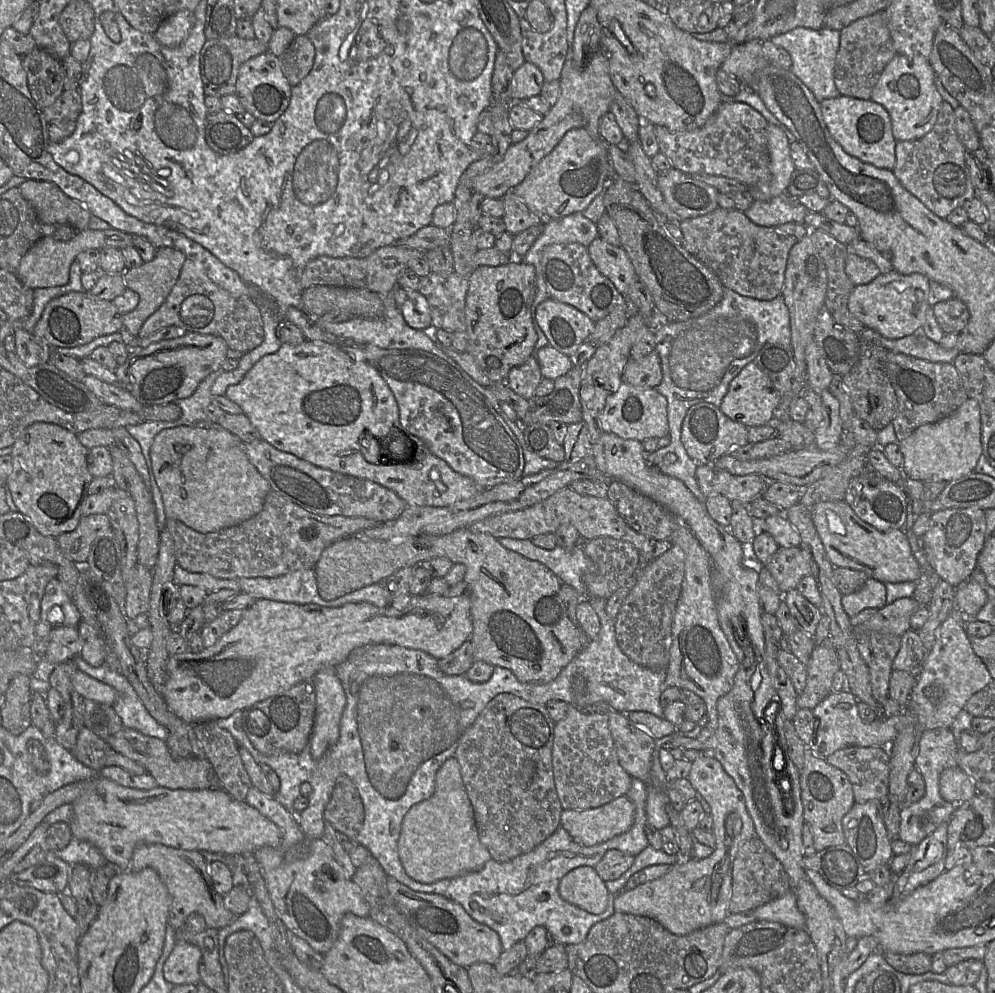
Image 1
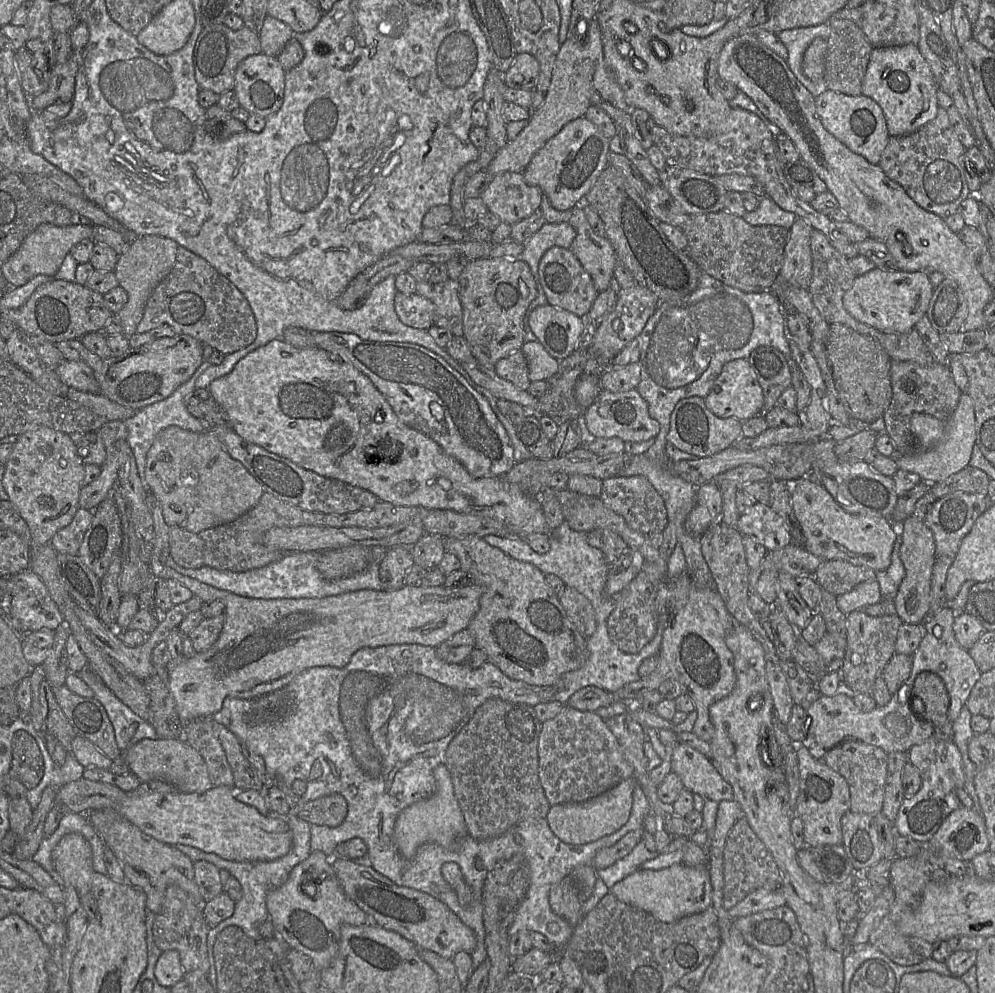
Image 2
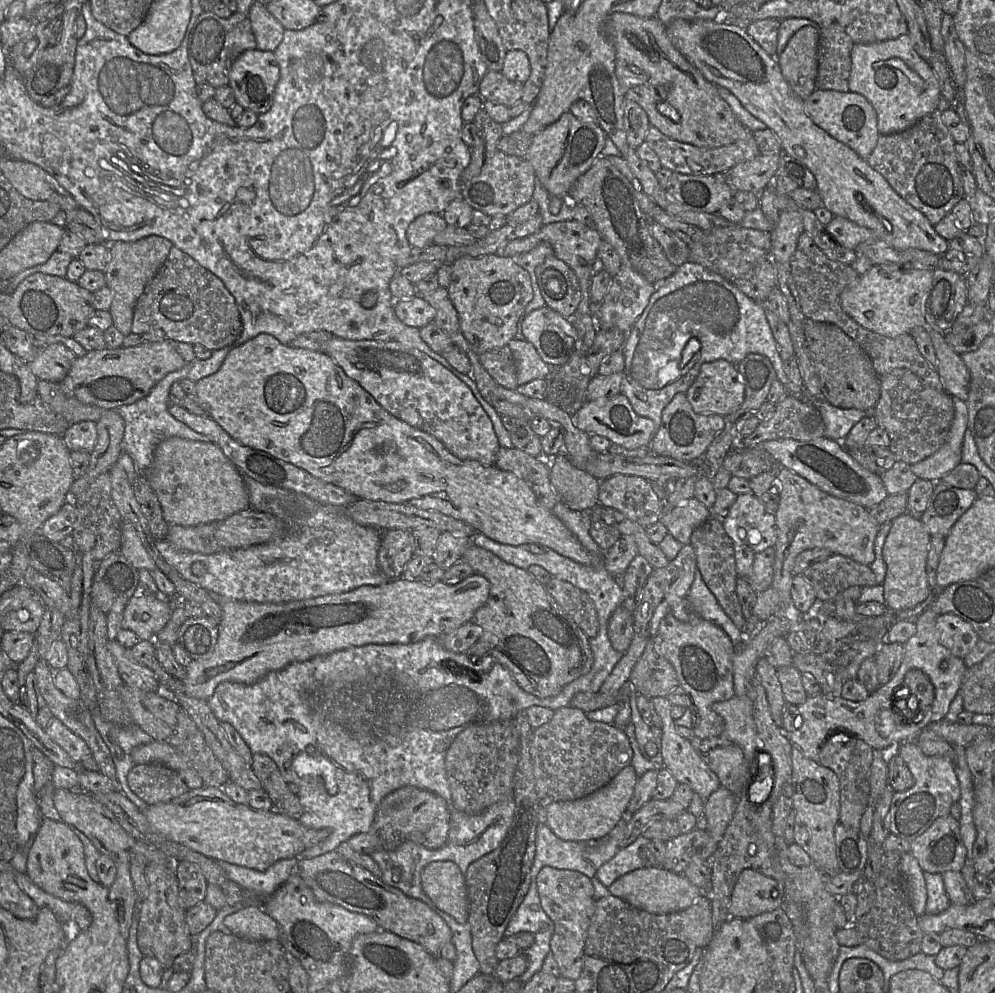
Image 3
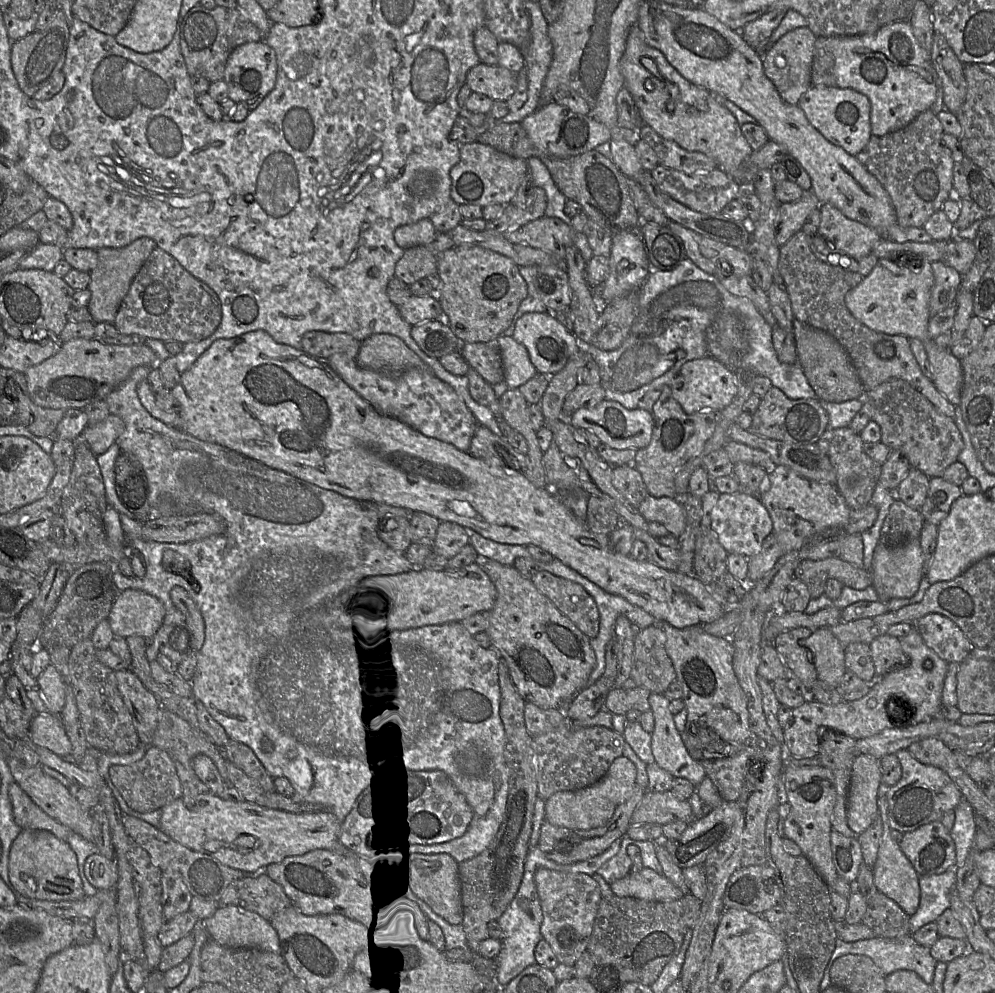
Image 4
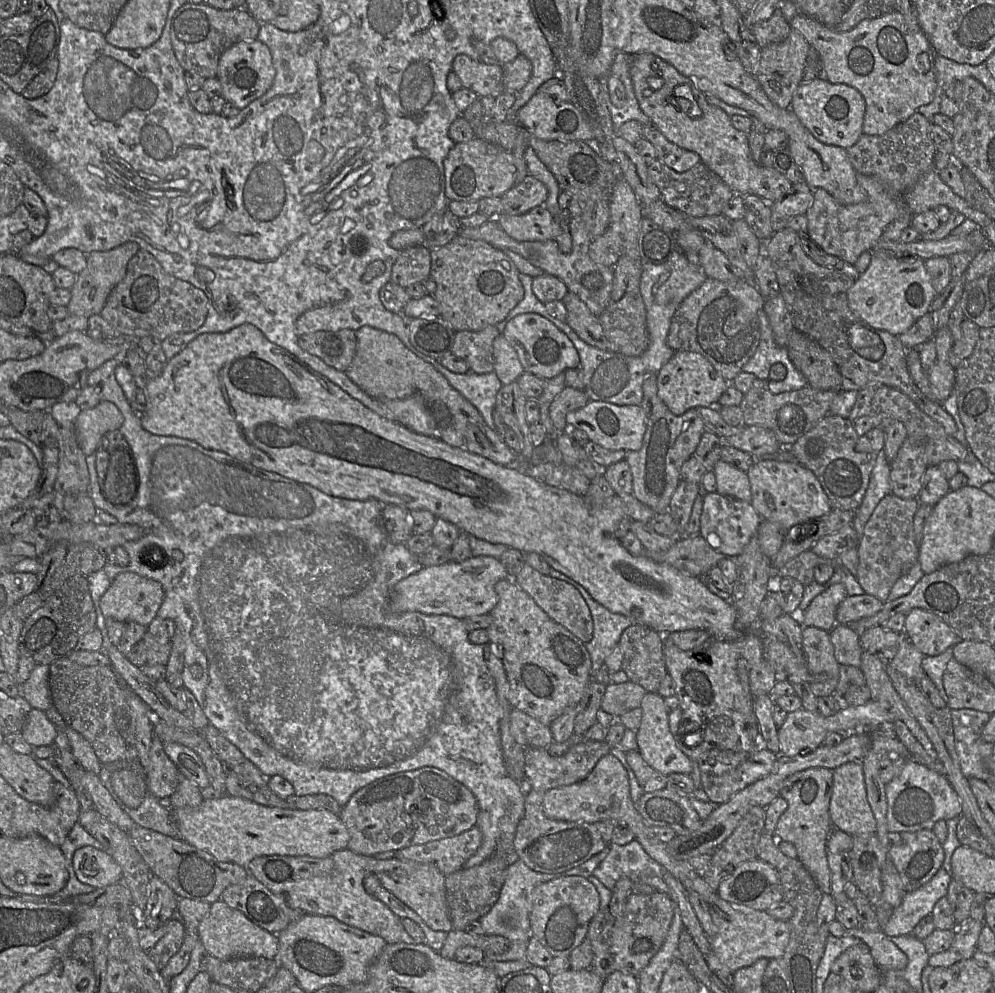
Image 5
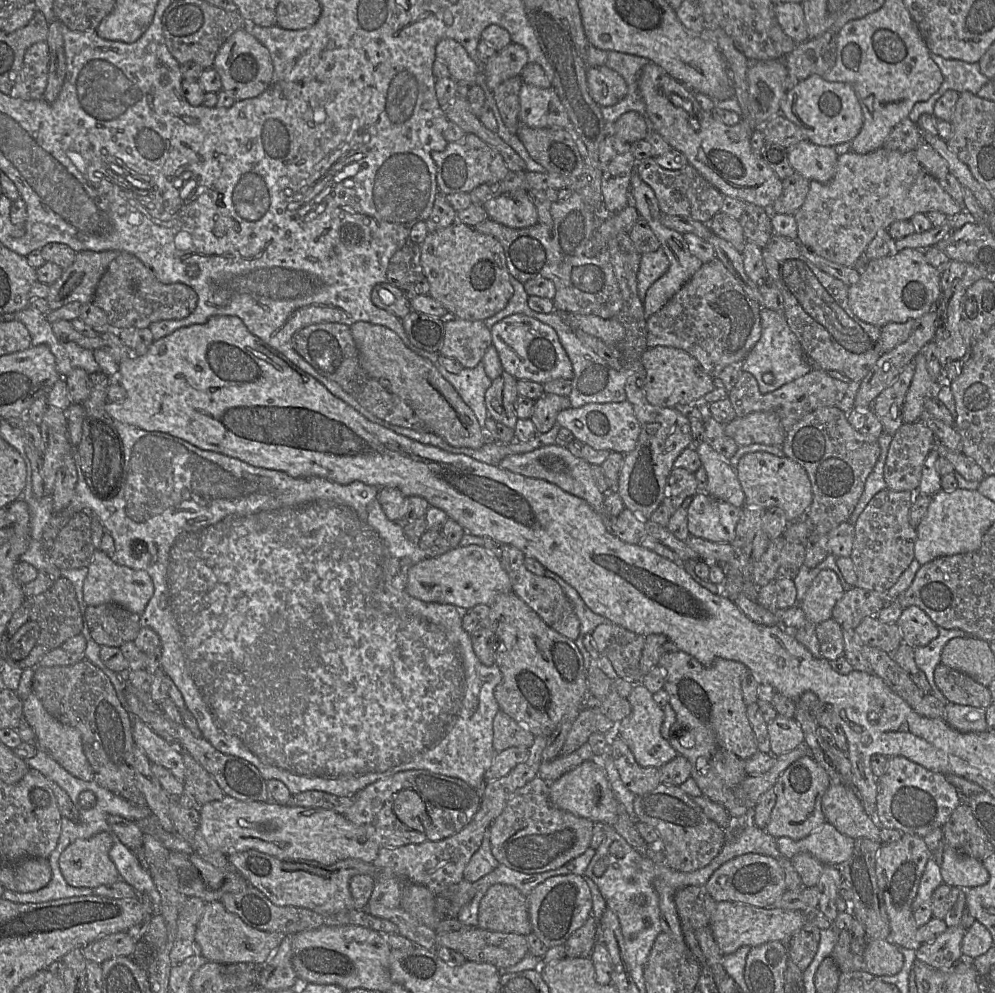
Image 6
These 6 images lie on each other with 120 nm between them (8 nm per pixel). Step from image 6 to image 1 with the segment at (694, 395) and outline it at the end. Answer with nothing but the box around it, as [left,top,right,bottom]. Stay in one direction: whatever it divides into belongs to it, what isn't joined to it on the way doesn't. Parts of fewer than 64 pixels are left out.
[719,362,780,427]

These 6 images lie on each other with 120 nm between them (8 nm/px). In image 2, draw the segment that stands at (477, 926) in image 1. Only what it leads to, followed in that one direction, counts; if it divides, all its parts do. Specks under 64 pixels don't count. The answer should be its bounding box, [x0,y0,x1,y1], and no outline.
[331,854,477,959]

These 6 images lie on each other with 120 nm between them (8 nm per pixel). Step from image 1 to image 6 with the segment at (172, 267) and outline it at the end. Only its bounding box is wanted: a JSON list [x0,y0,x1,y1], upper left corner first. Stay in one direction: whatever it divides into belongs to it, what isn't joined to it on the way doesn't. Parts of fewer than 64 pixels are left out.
[46,250,119,311]

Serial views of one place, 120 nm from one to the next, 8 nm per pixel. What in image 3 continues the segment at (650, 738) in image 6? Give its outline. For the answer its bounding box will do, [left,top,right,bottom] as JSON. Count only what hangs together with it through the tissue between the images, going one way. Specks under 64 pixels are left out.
[651,697,721,802]

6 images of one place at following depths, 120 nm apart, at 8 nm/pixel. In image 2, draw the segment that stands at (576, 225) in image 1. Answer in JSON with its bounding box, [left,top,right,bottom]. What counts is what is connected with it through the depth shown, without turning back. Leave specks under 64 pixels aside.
[518,222,576,316]

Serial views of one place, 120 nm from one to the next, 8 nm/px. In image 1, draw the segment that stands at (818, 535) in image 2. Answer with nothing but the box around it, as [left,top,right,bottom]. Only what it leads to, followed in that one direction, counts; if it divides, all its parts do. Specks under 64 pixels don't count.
[811,501,922,583]

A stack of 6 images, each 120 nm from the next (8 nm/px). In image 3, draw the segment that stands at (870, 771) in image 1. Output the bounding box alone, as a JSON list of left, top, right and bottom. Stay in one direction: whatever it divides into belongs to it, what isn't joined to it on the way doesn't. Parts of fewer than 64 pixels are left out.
[817,732,875,832]

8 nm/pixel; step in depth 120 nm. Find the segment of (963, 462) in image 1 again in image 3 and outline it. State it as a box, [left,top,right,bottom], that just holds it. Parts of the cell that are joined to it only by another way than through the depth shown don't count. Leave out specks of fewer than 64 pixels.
[909,398,968,481]

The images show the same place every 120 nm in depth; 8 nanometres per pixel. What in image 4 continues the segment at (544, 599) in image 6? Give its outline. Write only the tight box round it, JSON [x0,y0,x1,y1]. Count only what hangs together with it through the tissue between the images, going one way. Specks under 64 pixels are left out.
[530,570,598,639]

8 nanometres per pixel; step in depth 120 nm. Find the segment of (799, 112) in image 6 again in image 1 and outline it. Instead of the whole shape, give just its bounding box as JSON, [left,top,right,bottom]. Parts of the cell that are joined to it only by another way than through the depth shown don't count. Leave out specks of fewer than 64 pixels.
[820,95,897,170]

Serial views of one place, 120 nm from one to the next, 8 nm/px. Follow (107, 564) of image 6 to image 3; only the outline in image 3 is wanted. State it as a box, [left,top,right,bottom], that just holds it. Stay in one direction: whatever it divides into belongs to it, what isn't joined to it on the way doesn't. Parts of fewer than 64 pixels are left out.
[122,593,171,641]

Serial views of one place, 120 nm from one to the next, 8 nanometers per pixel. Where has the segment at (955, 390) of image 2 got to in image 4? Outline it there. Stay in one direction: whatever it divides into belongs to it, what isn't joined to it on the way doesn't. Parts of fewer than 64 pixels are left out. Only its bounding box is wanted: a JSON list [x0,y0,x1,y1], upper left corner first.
[863,378,964,478]

